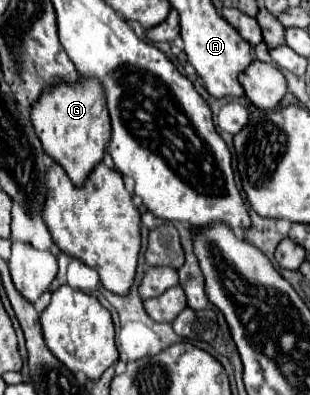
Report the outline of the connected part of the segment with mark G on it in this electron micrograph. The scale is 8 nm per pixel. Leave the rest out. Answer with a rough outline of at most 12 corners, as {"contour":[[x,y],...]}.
{"contour":[[100,83],[56,85],[32,109],[44,151],[82,187],[110,141]]}

